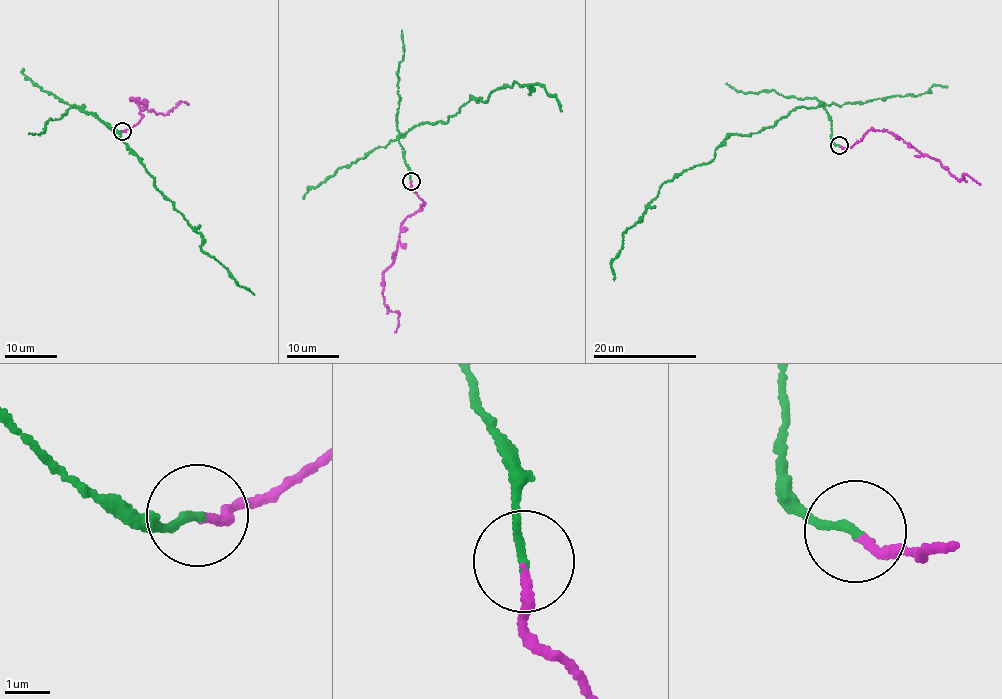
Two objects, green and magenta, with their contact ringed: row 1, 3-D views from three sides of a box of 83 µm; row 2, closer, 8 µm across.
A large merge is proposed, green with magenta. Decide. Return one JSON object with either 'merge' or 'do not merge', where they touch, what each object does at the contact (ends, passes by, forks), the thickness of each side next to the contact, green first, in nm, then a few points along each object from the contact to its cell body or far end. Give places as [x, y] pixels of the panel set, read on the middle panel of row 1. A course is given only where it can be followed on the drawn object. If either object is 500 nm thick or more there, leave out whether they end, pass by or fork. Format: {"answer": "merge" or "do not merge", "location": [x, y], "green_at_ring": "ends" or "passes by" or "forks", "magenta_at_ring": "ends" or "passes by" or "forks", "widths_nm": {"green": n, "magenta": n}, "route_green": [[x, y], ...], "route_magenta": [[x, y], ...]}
{"answer": "do not merge", "location": [411, 181], "green_at_ring": "ends", "magenta_at_ring": "ends", "widths_nm": {"green": 190, "magenta": 160}, "route_green": [[410, 180], [399, 136], [444, 123], [471, 99], [515, 82], [537, 84], [561, 111]], "route_magenta": [[410, 181], [413, 192], [423, 205], [400, 226], [394, 263], [382, 277], [385, 304], [398, 314], [394, 332]]}

